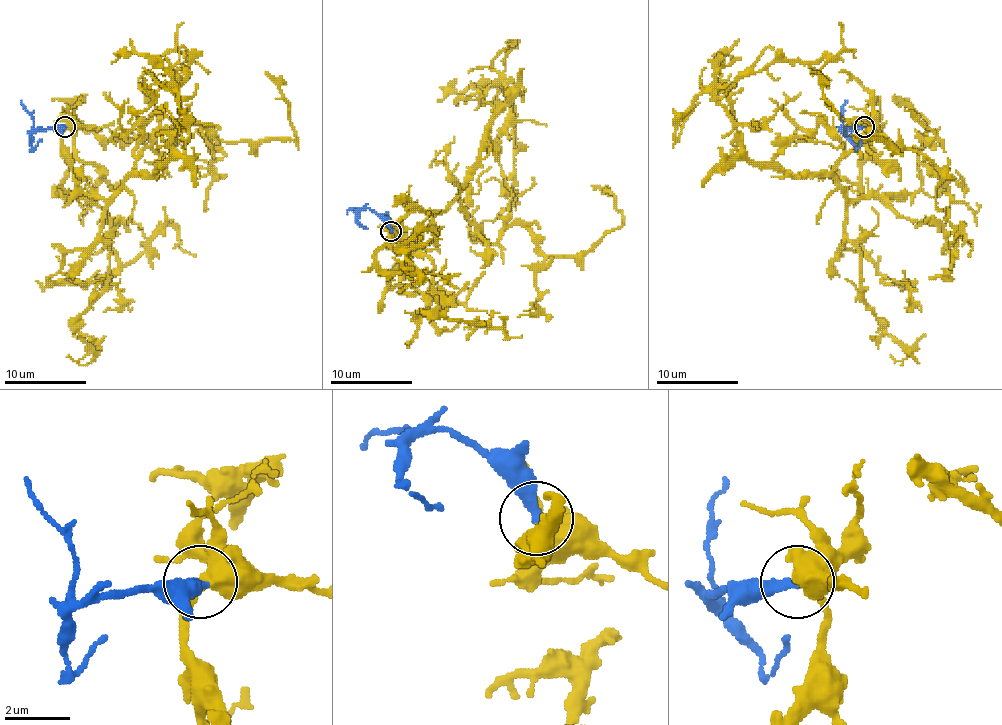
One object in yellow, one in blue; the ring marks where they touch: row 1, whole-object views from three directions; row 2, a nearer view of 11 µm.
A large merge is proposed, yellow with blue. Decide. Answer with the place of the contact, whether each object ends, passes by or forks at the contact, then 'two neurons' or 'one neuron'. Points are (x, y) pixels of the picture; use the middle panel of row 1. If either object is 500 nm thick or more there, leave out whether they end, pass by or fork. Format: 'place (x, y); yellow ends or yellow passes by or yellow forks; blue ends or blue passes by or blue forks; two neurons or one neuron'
place (391, 231); one neuron

